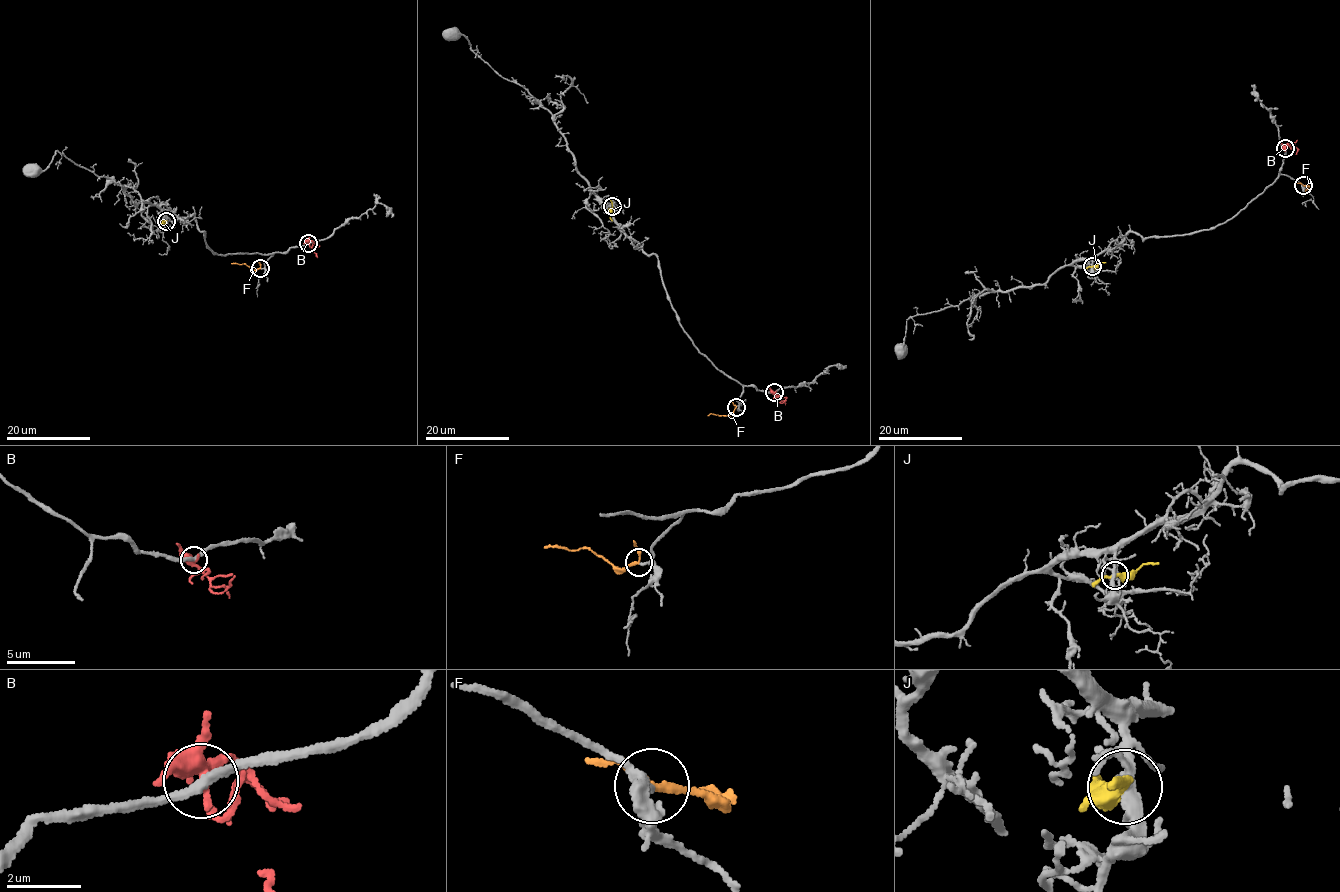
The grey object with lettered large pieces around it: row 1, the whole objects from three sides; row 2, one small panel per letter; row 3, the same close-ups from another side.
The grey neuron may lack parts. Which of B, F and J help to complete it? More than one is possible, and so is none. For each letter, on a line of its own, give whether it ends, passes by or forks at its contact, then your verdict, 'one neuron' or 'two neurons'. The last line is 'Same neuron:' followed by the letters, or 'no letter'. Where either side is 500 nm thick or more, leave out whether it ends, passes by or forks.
B: it forks there; two neurons
F: it passes by; one neuron
J: it passes by; two neurons
Same neuron: F

